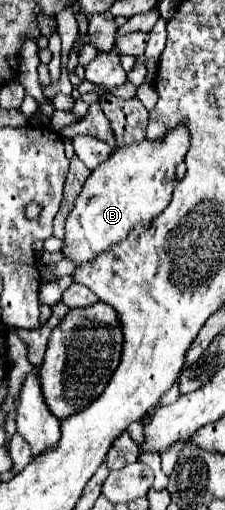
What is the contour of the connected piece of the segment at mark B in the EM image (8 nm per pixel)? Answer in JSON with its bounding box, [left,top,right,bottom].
[62,125,190,267]

